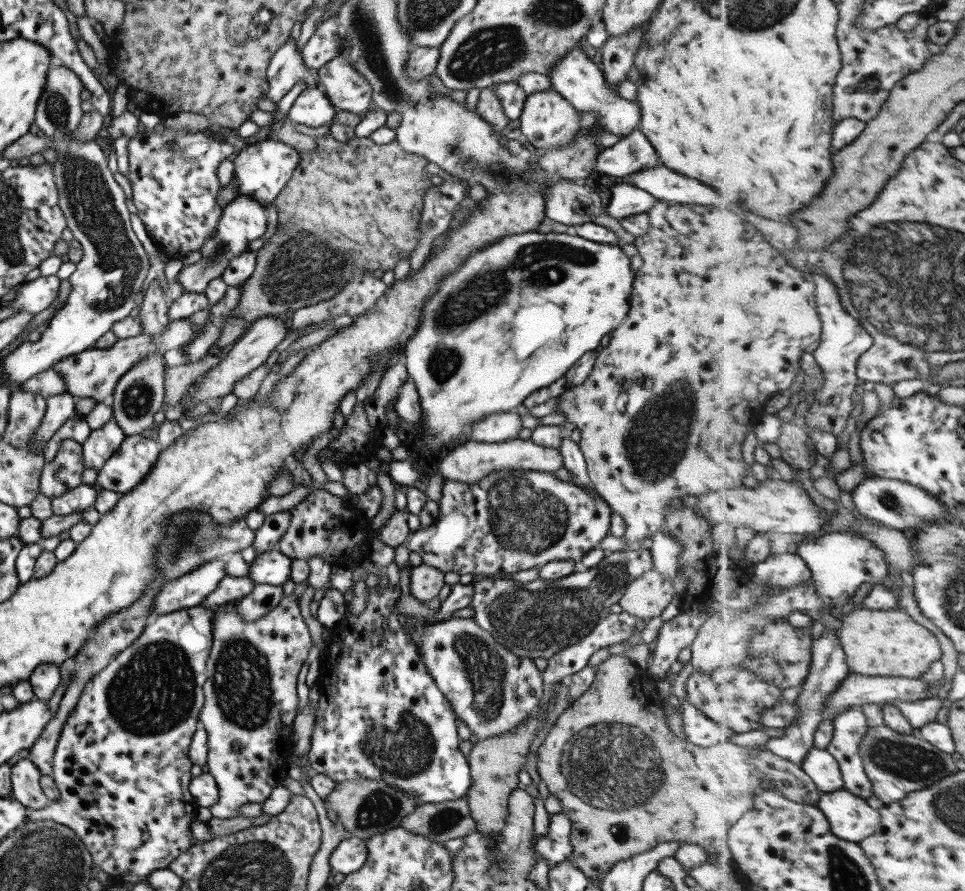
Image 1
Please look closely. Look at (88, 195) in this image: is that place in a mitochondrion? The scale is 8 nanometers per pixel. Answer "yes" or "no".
yes

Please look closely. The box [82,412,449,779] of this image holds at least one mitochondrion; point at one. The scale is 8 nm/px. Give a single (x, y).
(156, 688)

